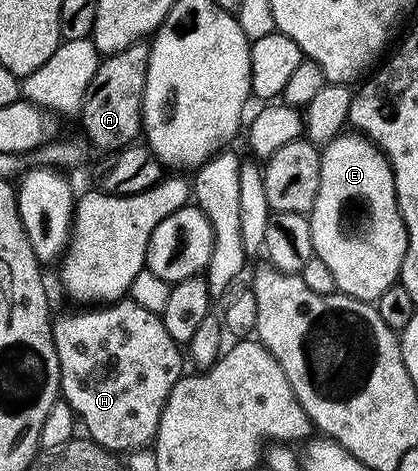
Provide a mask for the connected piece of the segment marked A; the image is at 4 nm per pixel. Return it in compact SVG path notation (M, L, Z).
M144 44L128 46L122 52L105 57L97 68L78 119L84 125L85 136L103 152L123 150L137 141L136 133L141 133L148 52L149 47Z

